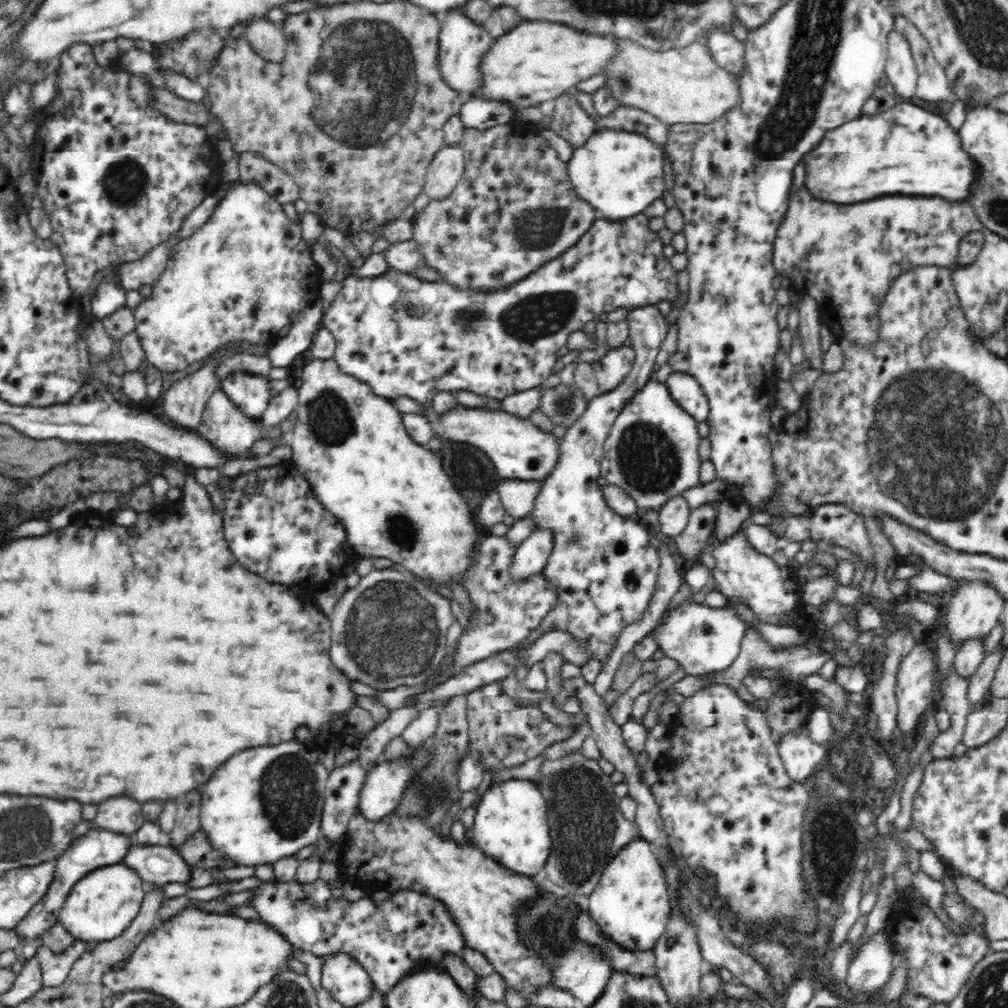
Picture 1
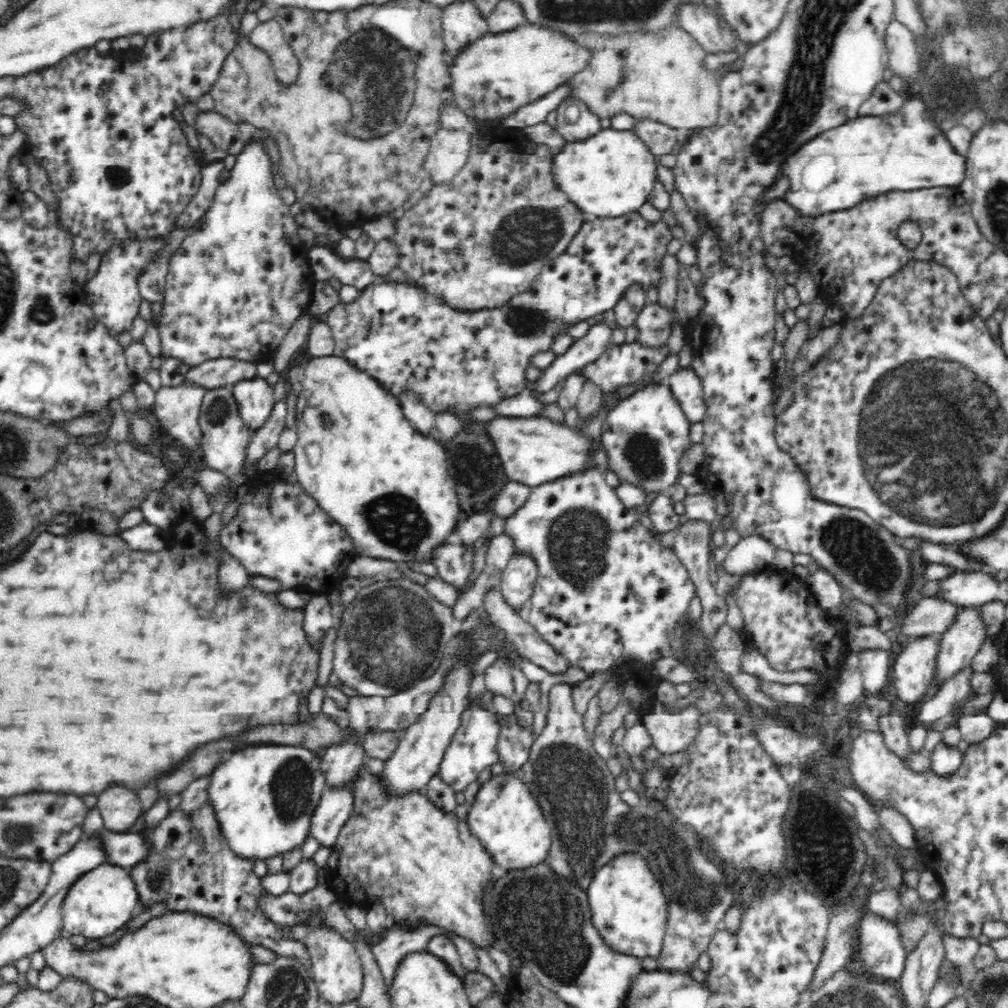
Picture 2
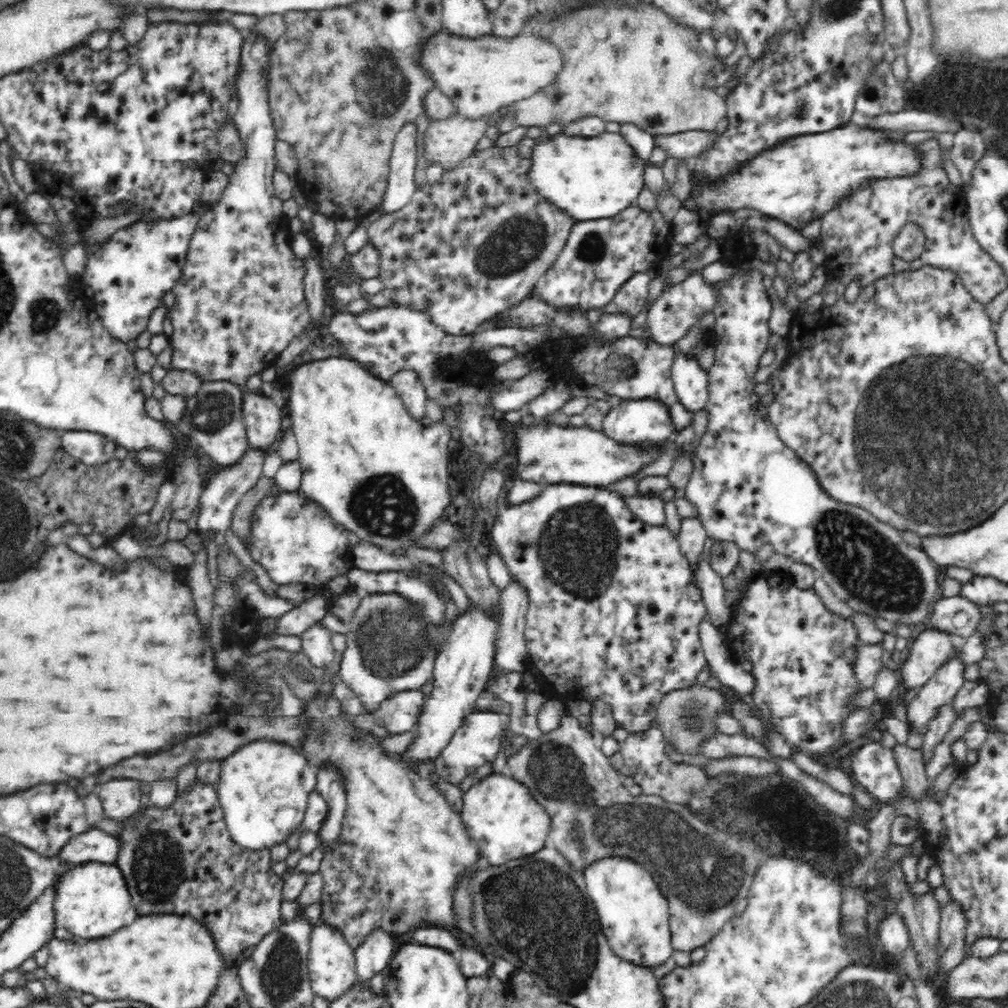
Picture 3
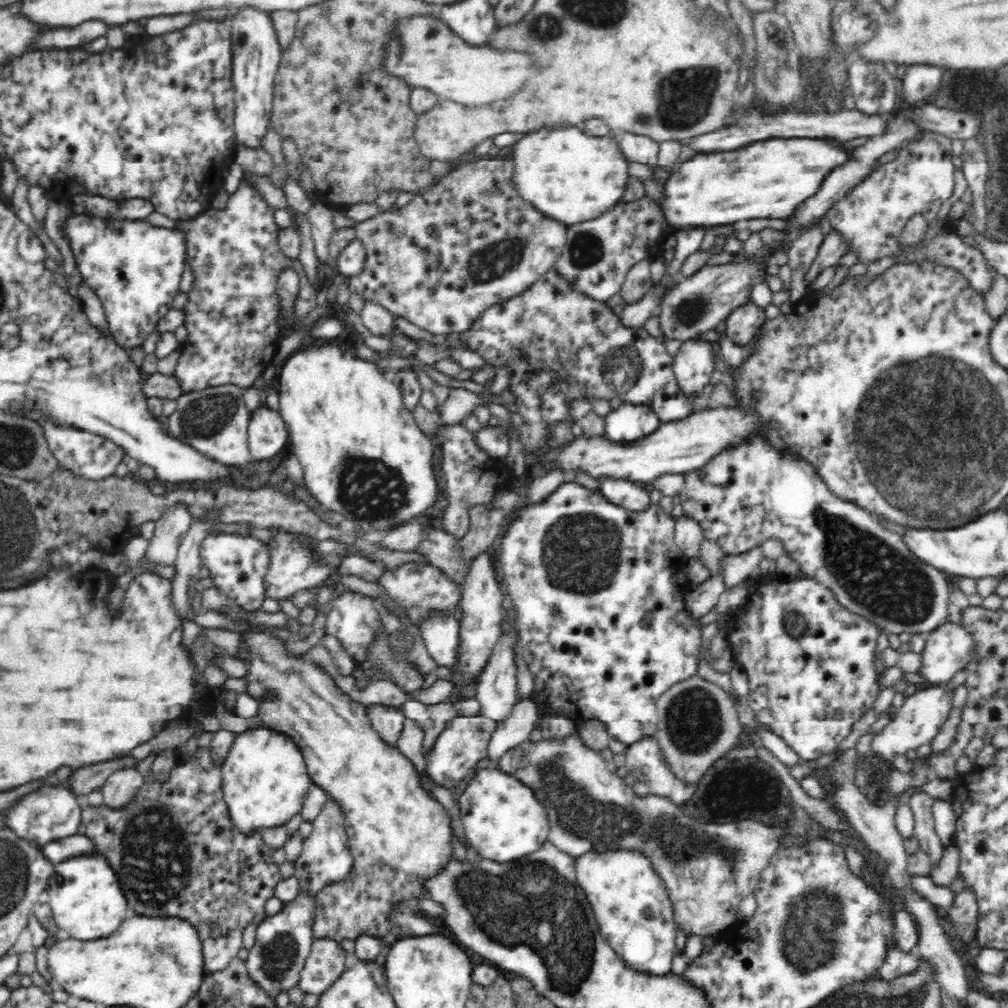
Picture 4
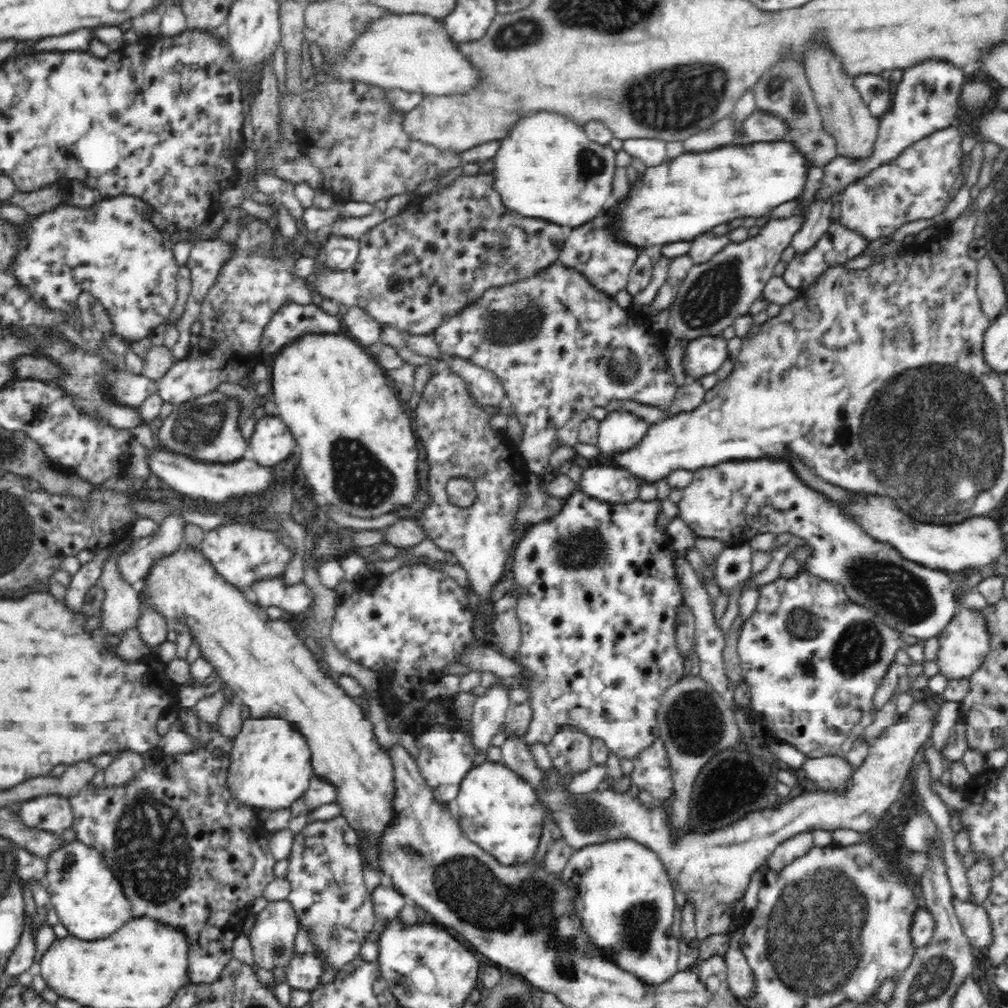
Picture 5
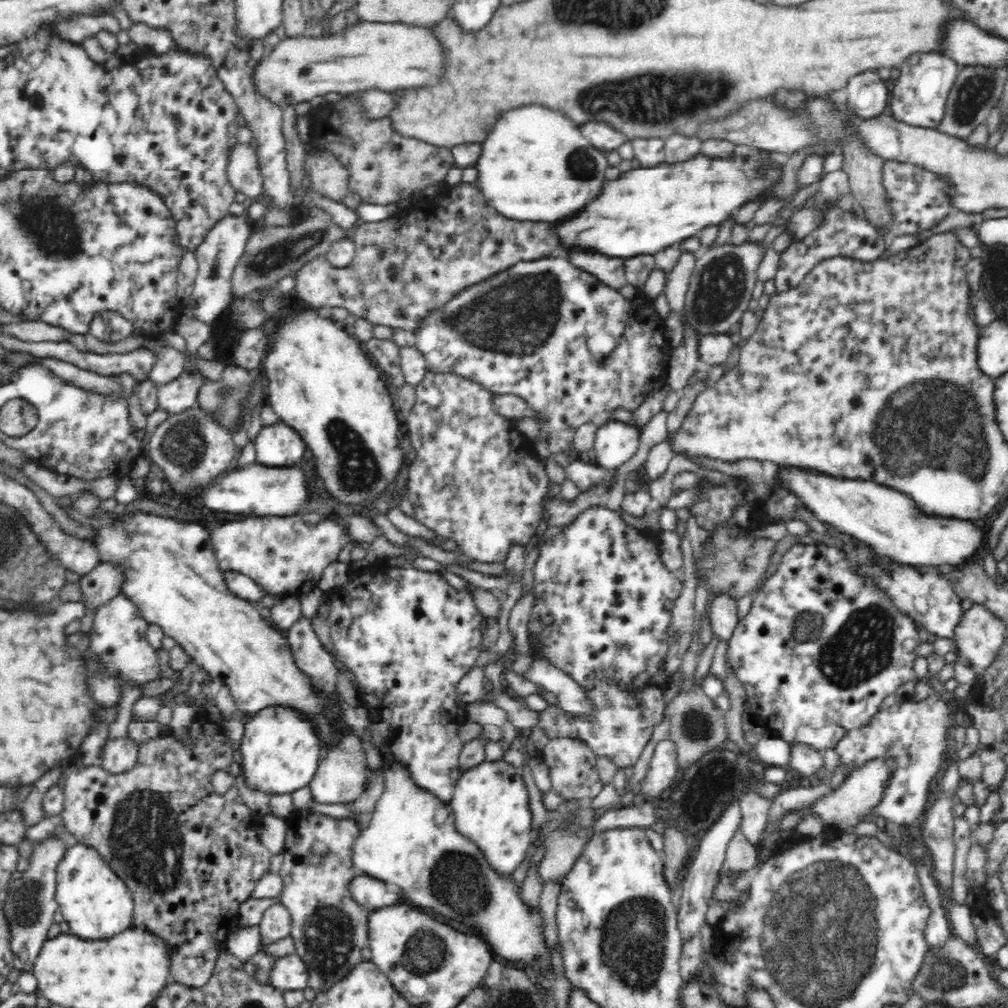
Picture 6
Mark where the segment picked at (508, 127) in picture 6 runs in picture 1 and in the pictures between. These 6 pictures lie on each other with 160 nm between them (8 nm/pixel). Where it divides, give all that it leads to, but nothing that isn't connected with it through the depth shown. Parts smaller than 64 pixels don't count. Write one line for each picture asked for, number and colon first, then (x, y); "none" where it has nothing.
1: (618, 173)
2: (611, 173)
3: (587, 178)
4: (567, 175)
5: (545, 166)

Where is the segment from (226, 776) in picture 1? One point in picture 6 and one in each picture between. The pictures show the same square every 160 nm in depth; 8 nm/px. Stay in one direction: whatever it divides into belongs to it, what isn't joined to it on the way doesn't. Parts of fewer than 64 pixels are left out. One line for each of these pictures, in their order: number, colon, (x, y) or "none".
2: (264, 795)
3: (263, 786)
4: (265, 778)
5: (271, 766)
6: (281, 748)

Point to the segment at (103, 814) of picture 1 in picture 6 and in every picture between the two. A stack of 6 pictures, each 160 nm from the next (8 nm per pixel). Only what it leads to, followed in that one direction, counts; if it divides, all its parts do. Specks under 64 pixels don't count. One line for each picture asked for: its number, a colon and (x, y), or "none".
2: (119, 806)
3: (120, 798)
4: (121, 785)
5: (124, 764)
6: (118, 755)

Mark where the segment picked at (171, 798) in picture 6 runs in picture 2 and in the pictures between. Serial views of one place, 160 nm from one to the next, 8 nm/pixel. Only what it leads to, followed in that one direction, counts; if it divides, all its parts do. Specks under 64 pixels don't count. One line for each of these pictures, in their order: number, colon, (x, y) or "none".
2: (190, 867)
3: (178, 860)
4: (177, 852)
5: (191, 856)

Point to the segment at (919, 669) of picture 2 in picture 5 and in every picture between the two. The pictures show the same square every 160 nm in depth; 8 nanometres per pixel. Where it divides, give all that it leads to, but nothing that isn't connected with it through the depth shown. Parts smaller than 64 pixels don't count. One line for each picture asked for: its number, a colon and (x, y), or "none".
3: (931, 650)
4: (950, 648)
5: (965, 643)

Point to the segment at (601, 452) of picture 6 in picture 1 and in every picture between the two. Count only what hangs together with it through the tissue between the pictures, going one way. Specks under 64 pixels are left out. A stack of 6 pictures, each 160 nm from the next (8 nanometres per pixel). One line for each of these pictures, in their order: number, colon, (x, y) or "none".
1: (651, 451)
2: (645, 434)
3: (644, 422)
4: (628, 423)
5: (620, 432)

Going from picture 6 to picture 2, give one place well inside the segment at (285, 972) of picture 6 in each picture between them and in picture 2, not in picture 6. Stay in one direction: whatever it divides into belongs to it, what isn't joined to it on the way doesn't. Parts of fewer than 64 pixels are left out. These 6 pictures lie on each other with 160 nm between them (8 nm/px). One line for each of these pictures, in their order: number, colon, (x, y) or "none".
2: (336, 968)
3: (331, 969)
4: (326, 962)
5: (303, 971)

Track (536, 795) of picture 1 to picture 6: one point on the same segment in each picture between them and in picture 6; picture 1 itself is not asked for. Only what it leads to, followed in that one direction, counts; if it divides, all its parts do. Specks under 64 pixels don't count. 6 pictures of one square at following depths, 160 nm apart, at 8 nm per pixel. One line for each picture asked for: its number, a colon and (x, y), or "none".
2: (505, 817)
3: (505, 822)
4: (503, 820)
5: (499, 810)
6: (490, 803)

